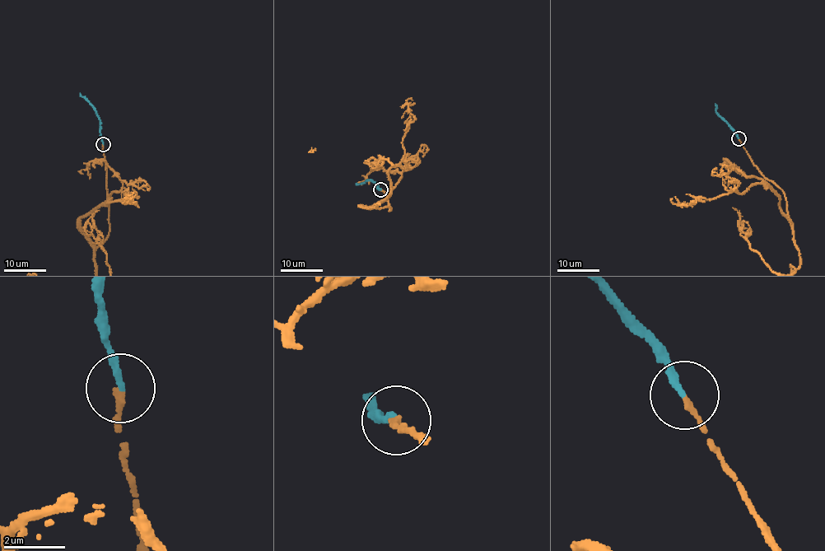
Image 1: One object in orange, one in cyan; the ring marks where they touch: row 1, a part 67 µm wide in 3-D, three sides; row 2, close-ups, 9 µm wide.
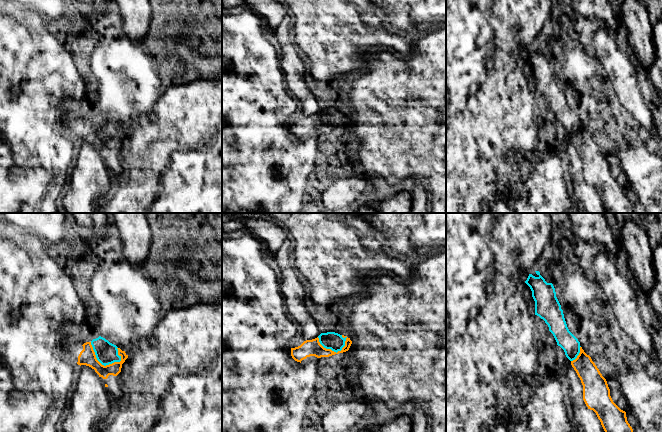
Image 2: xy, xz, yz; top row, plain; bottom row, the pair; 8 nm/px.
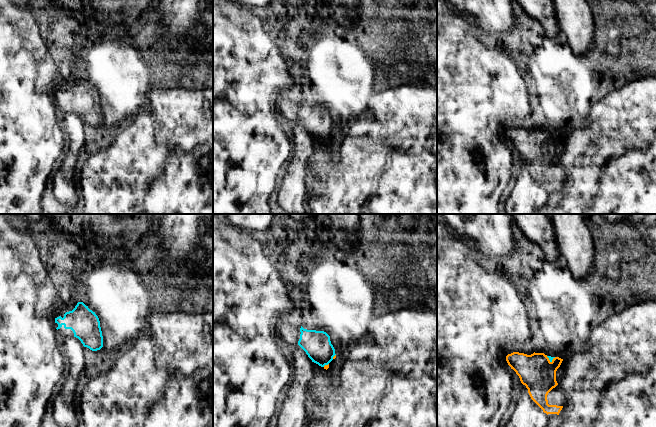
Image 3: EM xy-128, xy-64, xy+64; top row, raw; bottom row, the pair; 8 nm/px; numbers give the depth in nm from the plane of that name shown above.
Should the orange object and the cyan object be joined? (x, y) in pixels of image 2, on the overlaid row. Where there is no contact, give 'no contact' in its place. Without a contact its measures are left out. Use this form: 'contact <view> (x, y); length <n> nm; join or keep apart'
contact xy (100, 363); length 300 nm; join

